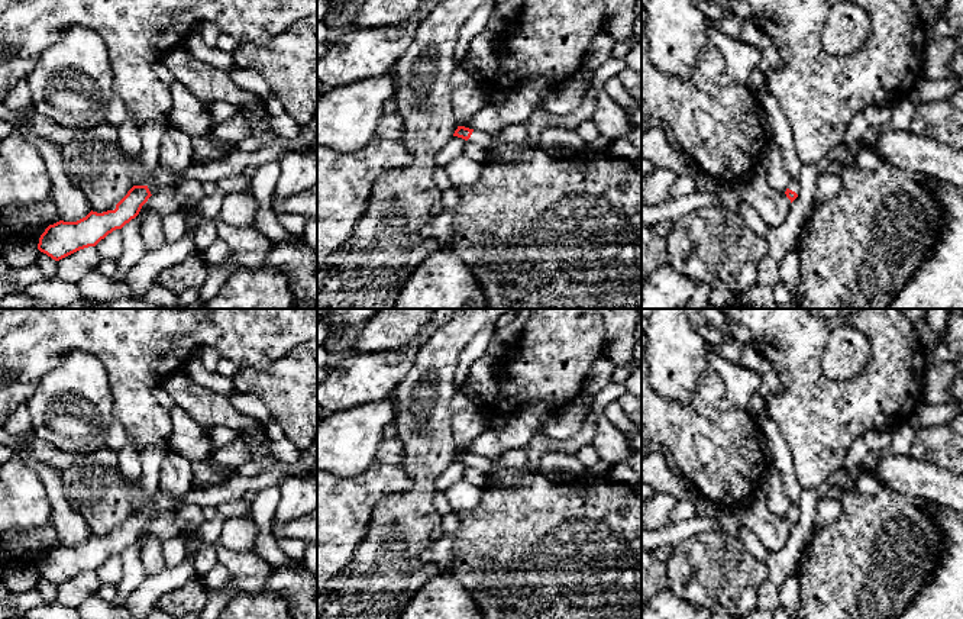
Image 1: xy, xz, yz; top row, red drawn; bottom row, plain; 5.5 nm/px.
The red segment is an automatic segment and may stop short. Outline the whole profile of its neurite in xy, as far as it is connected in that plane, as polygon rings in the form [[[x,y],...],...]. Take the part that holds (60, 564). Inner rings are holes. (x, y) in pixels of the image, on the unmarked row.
[[[161,493],[154,496],[154,504],[148,510],[133,510],[116,529],[114,535],[103,538],[90,536],[77,547],[59,545],[49,549],[39,562],[38,574],[55,586],[59,586],[80,574],[96,571],[116,554],[122,554],[135,544],[142,531],[161,512],[175,512],[178,507],[171,497]]]

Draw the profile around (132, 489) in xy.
[[[122,477],[123,491],[130,503],[136,503],[139,510],[148,510],[154,504],[154,497],[146,497],[142,491],[140,478],[127,480]]]

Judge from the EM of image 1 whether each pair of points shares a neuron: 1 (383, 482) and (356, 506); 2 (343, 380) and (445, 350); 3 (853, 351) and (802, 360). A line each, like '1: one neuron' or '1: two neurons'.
1: one neuron
2: two neurons
3: two neurons

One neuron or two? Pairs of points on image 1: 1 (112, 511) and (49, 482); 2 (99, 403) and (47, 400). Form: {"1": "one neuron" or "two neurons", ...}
{"1": "two neurons", "2": "one neuron"}

